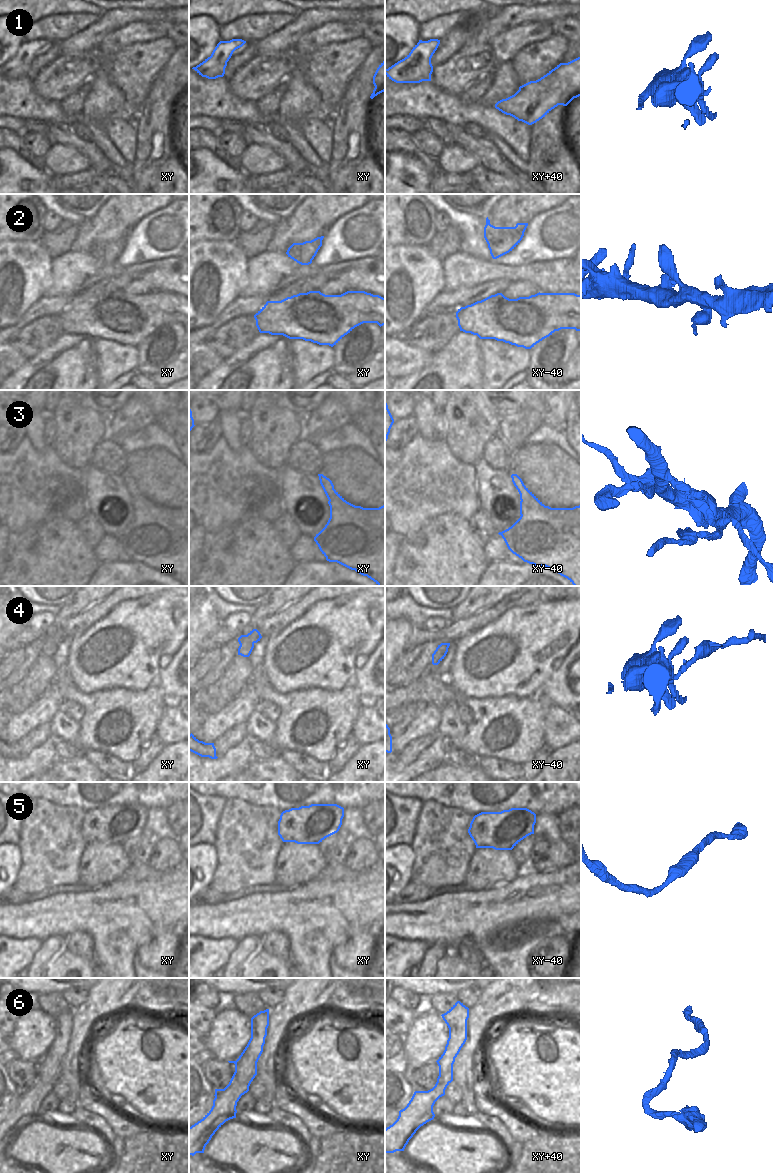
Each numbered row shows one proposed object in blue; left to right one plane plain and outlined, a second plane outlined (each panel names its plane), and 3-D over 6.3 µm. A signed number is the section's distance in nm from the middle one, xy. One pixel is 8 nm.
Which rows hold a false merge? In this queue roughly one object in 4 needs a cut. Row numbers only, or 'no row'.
3, 4

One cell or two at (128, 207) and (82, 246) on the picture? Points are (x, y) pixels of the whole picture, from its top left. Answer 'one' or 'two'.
one

